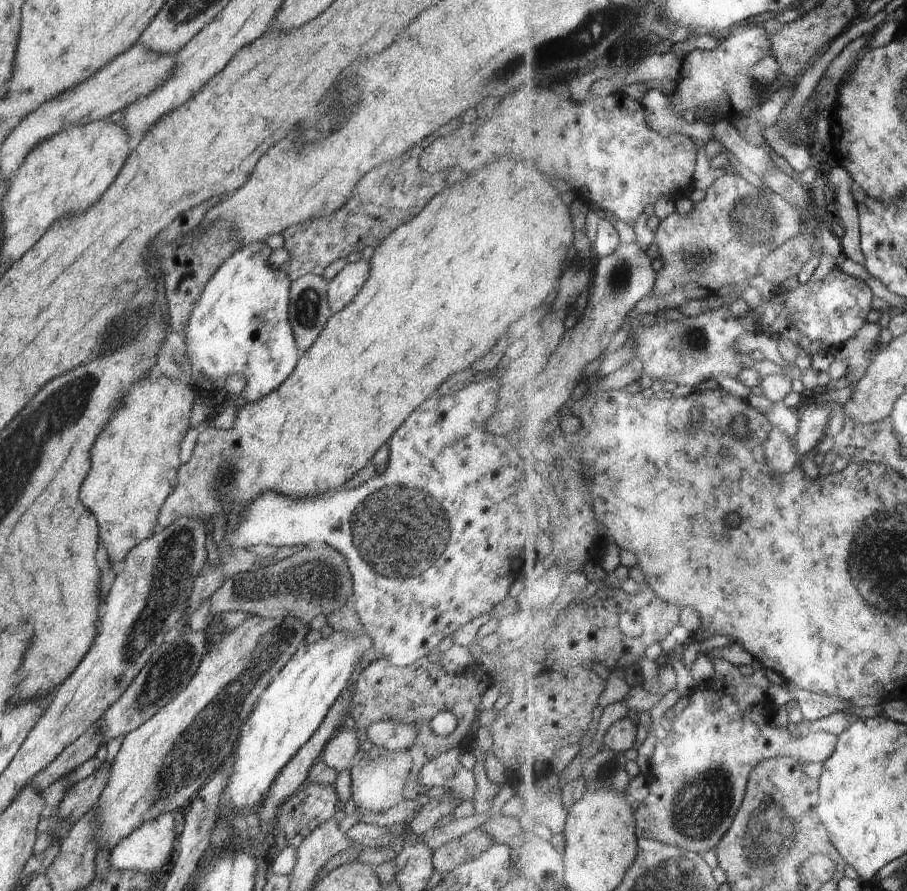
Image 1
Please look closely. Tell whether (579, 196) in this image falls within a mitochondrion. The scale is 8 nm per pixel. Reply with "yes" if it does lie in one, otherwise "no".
no

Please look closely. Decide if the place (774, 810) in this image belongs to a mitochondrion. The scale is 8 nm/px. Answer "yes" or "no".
yes

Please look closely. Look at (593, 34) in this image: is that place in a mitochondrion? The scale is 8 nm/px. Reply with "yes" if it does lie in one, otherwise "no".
yes

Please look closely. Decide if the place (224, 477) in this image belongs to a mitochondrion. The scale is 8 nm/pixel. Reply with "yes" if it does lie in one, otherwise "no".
yes

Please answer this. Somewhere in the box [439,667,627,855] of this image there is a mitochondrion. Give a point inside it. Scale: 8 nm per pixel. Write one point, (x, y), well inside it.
(607, 770)

